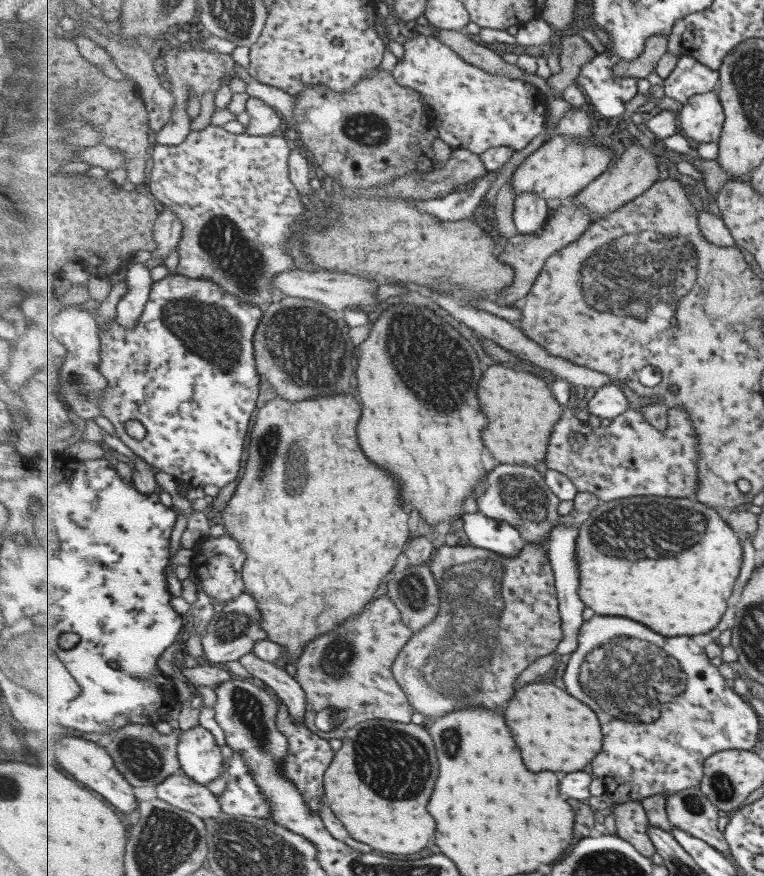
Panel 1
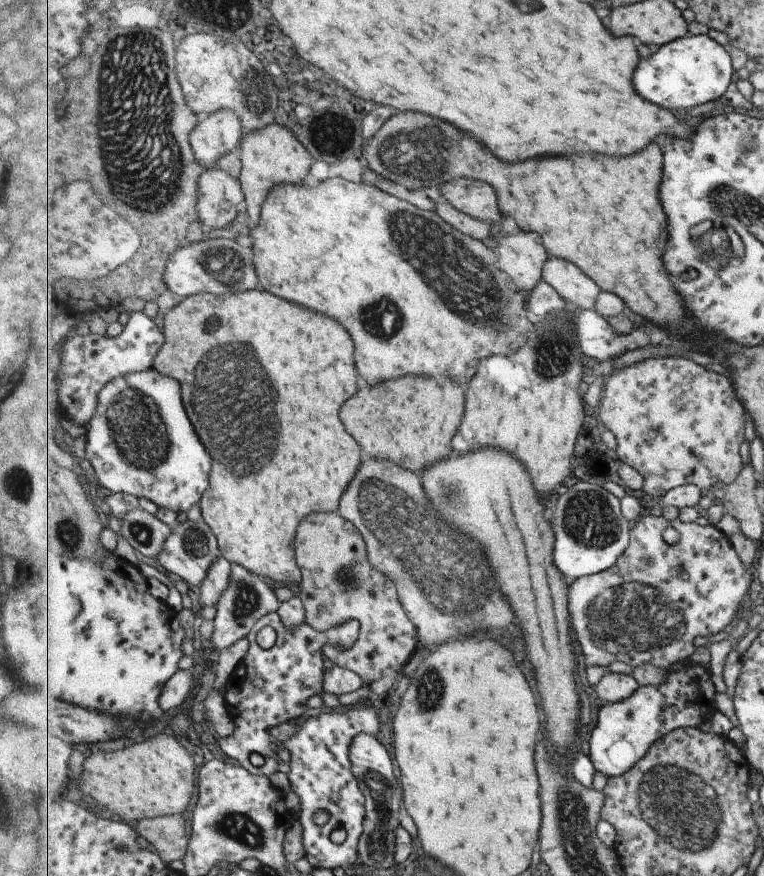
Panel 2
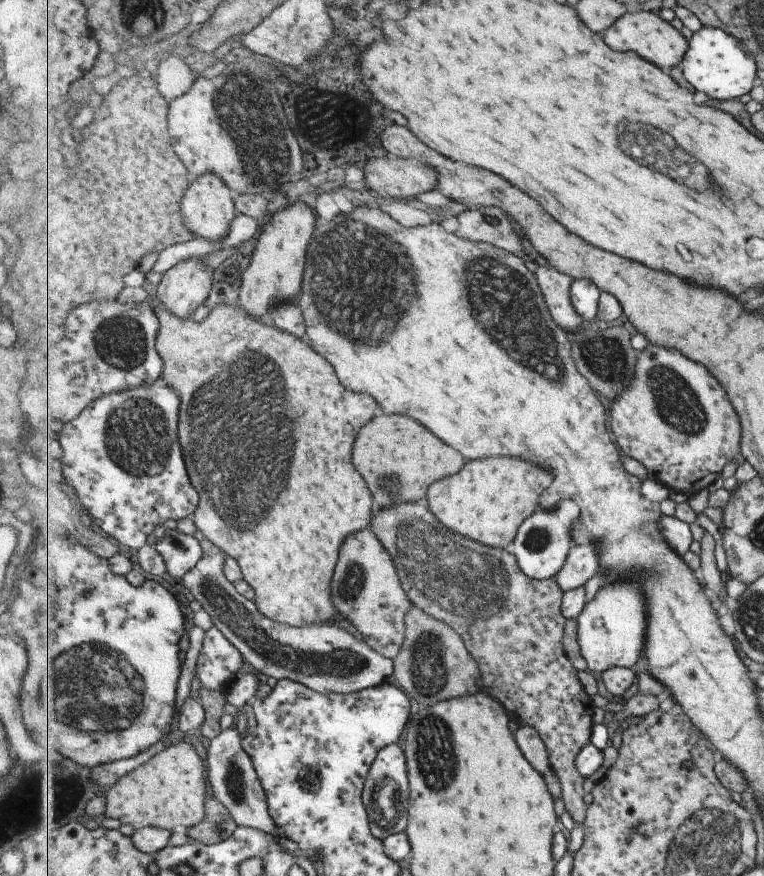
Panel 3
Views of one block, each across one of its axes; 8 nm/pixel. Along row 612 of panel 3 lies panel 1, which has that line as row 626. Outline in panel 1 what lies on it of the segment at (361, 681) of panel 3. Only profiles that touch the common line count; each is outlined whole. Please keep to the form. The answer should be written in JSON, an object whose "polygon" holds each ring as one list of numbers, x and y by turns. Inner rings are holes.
{"polygon":[[249,592,225,605,223,610,216,611,206,627,205,634,201,636,205,659,214,664,233,662,233,660,239,661,243,656,254,652,257,641,268,638,268,632,262,627,262,618,264,616,257,606,257,600]]}

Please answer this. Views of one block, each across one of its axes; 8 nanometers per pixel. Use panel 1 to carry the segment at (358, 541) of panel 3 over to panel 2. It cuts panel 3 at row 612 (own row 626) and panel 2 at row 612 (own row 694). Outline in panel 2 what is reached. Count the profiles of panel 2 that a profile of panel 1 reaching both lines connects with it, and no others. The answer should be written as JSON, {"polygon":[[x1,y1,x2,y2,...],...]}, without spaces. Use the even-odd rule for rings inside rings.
{"polygon":[[337,512,305,518,296,542,302,572,299,596,306,608,306,621,322,633,351,619,361,624,359,638,350,649,339,650,329,643,324,646,327,662,356,672,376,694,387,694,421,644,417,625,401,602,396,582,371,564,364,535]]}

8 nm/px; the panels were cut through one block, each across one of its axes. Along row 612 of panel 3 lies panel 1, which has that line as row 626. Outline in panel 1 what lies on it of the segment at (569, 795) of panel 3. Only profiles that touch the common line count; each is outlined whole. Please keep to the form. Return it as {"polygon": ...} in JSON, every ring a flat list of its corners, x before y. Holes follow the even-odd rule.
{"polygon":[[527,543,519,556,508,557,473,545,443,545,429,563,440,584,440,615,433,624,414,633,393,665,393,674,427,722,465,707,503,706,515,696,517,676,541,656,557,652,564,639,564,620,548,549,545,544]]}

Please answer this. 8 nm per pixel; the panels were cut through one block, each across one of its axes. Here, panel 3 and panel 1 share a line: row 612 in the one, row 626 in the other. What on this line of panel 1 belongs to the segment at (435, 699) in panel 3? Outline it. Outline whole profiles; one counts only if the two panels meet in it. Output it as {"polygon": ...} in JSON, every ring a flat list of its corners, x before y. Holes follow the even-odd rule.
{"polygon":[[409,566,395,576,391,573,383,588,414,632,433,624,440,615,440,586,435,582,433,588,433,575,427,566]]}

